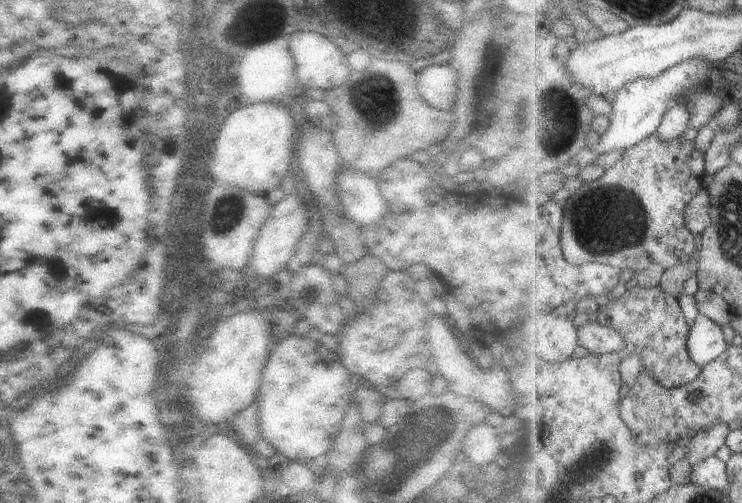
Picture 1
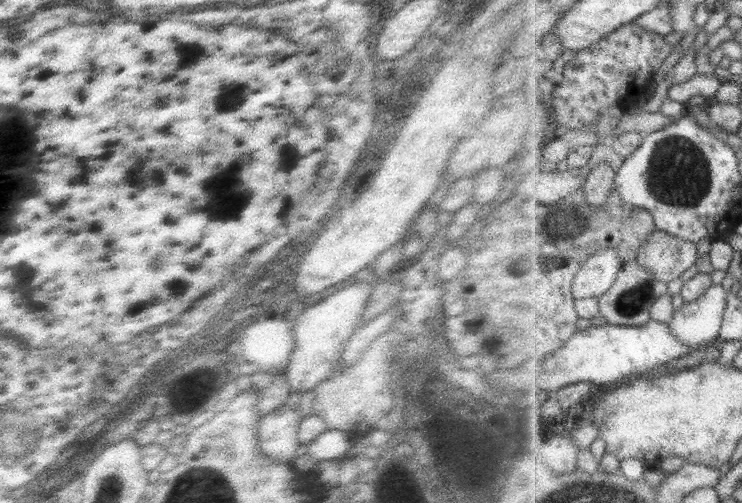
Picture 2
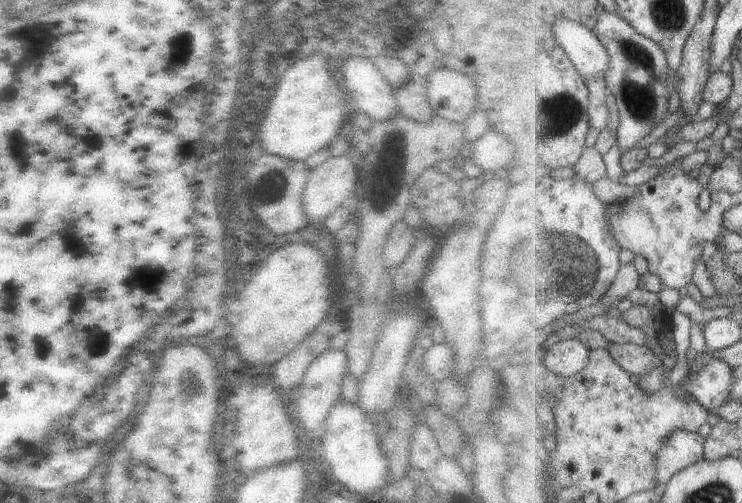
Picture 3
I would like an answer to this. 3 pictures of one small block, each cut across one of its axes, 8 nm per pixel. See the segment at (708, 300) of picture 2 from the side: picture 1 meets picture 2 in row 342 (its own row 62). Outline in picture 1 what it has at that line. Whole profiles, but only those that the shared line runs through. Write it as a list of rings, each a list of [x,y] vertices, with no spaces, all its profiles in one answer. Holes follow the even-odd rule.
[[[696,57],[672,67],[670,71],[655,79],[642,78],[627,84],[622,91],[617,92],[617,99],[612,104],[610,128],[607,133],[600,136],[599,141],[590,150],[595,150],[600,155],[616,150],[626,152],[643,140],[656,135],[670,108],[679,102],[682,96],[698,89],[700,84],[705,84],[704,80],[708,78],[710,70],[716,66],[718,65],[712,61]]]

